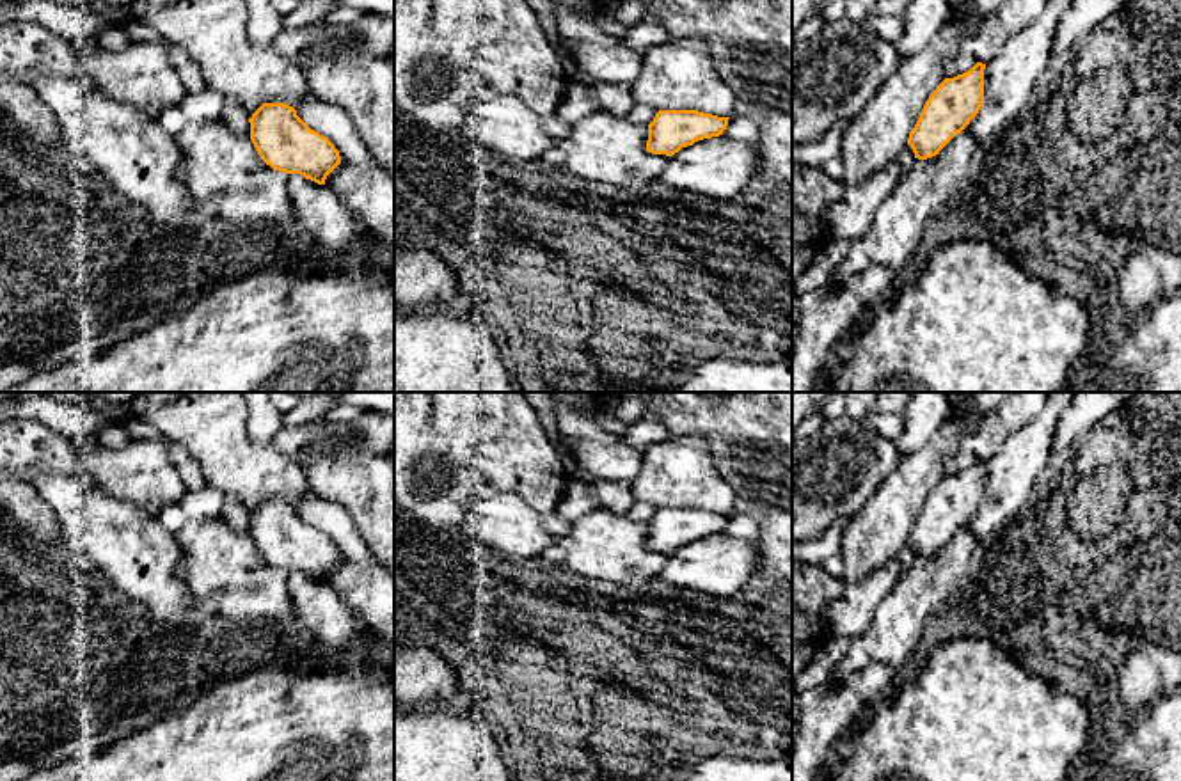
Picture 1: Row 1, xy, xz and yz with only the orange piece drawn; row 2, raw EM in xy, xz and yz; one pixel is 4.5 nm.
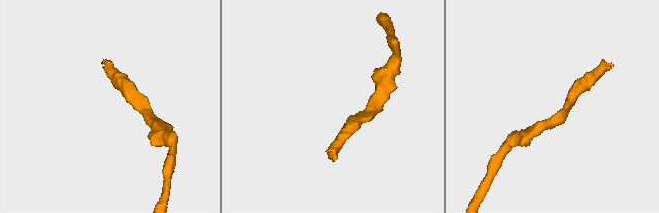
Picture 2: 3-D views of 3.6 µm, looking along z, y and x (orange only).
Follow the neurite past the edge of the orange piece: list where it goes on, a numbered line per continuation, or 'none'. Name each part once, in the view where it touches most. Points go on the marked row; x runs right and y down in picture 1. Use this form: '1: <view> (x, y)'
none

